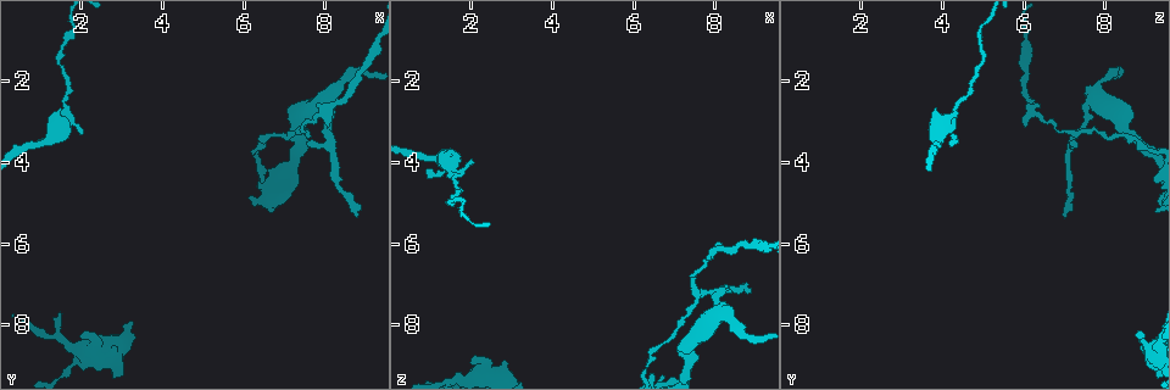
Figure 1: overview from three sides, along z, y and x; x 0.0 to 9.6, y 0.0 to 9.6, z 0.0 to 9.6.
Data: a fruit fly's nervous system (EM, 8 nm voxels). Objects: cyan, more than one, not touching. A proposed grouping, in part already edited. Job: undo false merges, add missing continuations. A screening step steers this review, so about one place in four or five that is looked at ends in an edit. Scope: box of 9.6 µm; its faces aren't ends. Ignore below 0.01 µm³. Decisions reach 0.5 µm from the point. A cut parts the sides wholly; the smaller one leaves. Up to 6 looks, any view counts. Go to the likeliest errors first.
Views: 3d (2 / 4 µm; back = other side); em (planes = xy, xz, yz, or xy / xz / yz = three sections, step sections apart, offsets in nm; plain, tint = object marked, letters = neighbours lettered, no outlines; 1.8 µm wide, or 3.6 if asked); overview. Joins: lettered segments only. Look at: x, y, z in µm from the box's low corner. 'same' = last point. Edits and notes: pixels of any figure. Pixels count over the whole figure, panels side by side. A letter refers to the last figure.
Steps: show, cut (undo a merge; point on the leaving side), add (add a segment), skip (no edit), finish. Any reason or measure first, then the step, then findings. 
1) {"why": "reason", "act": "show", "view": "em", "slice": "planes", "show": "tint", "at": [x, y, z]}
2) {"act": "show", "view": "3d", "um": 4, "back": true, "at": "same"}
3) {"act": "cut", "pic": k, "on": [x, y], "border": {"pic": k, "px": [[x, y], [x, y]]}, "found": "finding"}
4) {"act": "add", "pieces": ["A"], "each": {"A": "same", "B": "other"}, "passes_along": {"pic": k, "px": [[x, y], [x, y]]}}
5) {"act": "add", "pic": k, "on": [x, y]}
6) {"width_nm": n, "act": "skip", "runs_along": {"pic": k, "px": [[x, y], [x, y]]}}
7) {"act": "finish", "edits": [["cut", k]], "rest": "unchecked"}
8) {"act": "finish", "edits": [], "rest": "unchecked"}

{"why": "an open end", "act": "show", "view": "em", "slice": "planes", "show": "letters", "at": [2.05, 8.20, 8.90]}

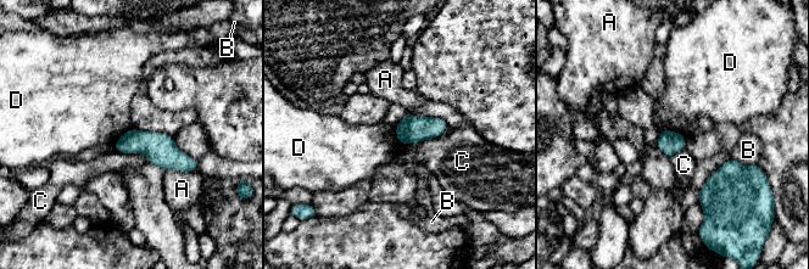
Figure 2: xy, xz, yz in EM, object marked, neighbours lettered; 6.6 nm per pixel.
{"act": "skip", "each": {"A": "other", "B": "other", "C": "other", "D": "other"}, "border": {"pic": 2, "px": [[659, 129], [676, 130], [685, 136]]}, "found": "no lettered segment goes on from it"}

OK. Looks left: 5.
{"why": "thick turns thin", "act": "show", "view": "em", "slice": "planes", "show": "letters", "at": [1.45, 3.00, 4.00]}

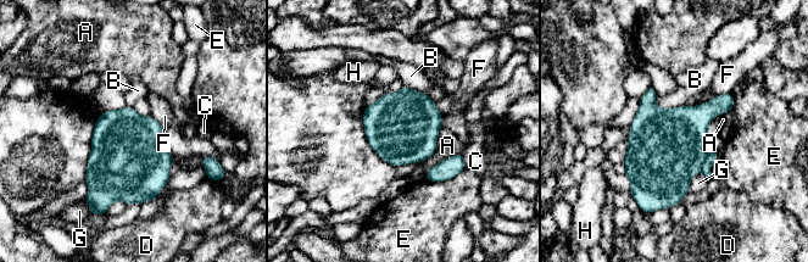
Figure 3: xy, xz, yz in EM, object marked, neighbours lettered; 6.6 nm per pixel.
{"width_nm": 480, "act": "cut", "pic": 3, "on": [712, 157], "each": {"A": "other", "B": "other", "C": "other", "D": "other", "E": "other", "F": "other", "G": "other", "H": "other"}, "border": {"pic": 3, "px": [[707, 155], [700, 171]]}, "found": "two neurons meet here"}

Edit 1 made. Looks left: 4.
{"act": "show", "view": "overview"}

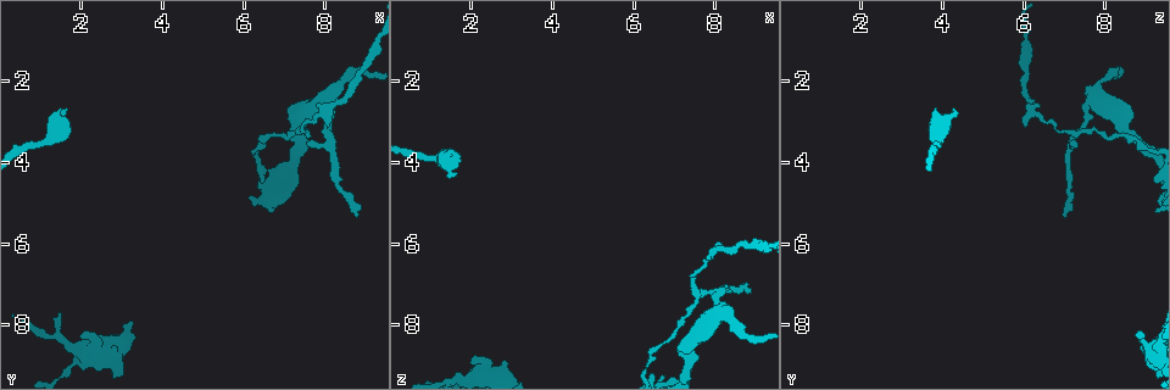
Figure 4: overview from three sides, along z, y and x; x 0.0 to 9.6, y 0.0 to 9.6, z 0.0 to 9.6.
{"why": "two arms in line, one across", "act": "show", "view": "3d", "um": 4, "at": [8.20, 3.55, 7.10]}

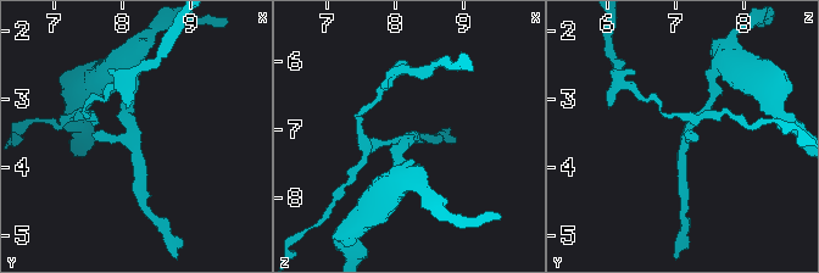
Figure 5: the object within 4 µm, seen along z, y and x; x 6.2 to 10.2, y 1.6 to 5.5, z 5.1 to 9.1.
{"act": "show", "view": "em", "slice": "planes", "show": "tint", "at": [8.10, 3.50, 7.20]}

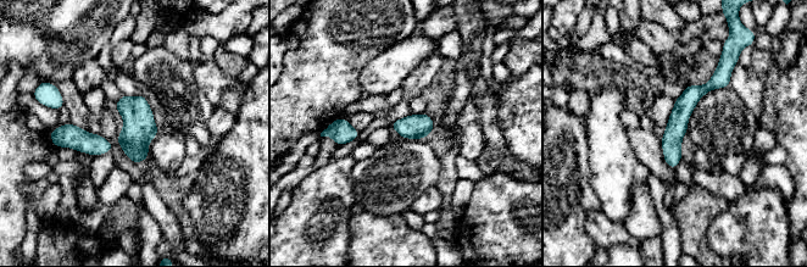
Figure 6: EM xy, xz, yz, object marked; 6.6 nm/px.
{"act": "show", "view": "em", "slice": "planes", "show": "letters", "at": "same"}

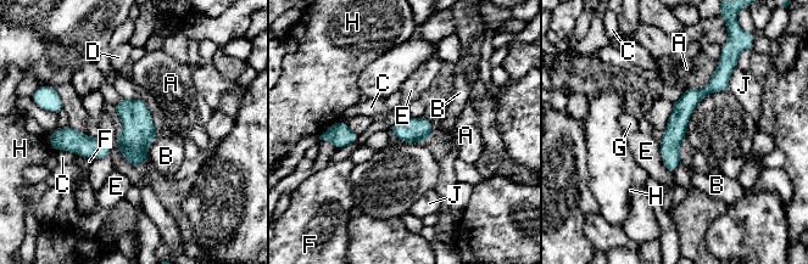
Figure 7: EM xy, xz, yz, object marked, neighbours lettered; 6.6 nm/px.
{"act": "skip", "each": {"A": "other", "B": "other", "C": "other", "D": "other", "E": "other", "F": "other", "G": "other", "H": "other", "J": "other"}, "runs_along": {"pic": 7, "px": [[724, 78], [681, 111], [670, 168]]}, "found": "continuous, no second neuron"}

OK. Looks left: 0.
{"act": "finish", "edits": [["cut", 3]], "rest": "unchecked"}

